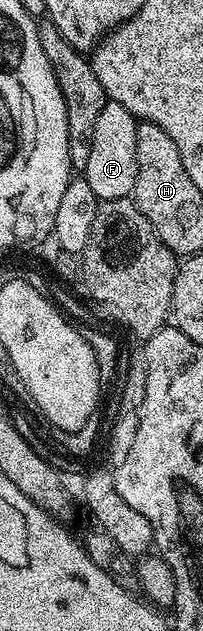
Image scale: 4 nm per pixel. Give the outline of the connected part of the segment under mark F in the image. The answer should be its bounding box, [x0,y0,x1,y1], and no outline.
[83,100,138,202]

